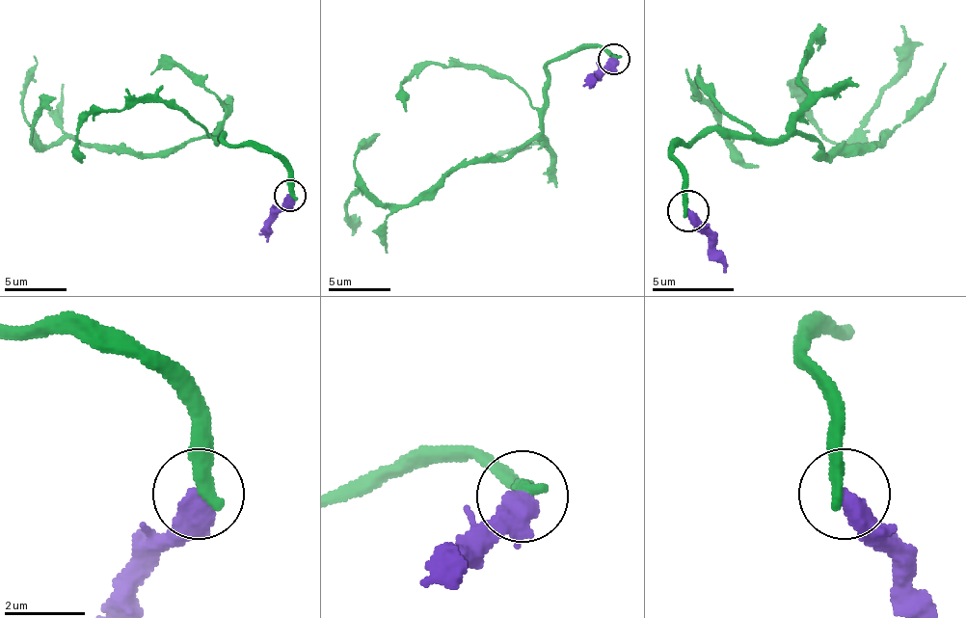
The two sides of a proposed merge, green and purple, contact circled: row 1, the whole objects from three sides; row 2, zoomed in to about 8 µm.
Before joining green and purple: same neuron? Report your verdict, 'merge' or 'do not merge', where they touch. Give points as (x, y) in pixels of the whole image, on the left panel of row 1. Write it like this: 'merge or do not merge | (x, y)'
do not merge | (289, 196)

